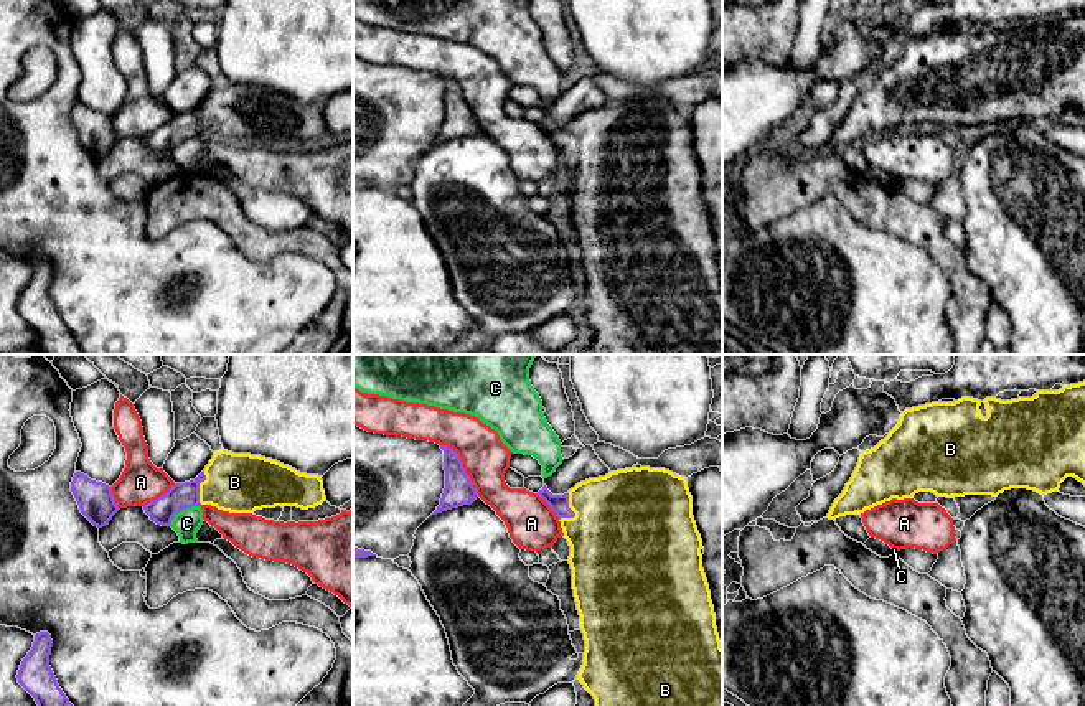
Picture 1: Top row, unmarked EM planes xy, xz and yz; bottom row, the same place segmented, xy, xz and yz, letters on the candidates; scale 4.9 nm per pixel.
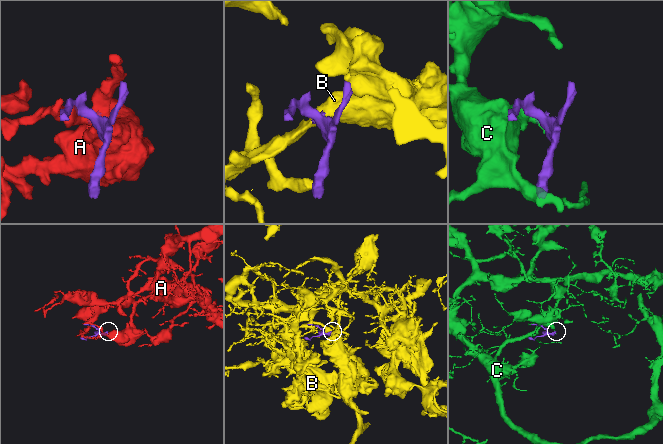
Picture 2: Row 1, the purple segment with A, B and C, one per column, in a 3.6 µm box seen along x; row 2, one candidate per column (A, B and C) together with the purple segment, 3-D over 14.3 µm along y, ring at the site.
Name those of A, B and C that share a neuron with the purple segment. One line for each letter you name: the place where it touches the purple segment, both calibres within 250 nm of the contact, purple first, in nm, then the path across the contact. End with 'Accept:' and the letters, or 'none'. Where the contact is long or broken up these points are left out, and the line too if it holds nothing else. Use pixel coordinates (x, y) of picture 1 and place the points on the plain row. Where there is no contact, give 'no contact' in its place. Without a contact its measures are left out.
B: contact xz (573, 142); calibres 100 and 480 nm; way xz (559, 134), (573, 142), (622, 155)
Accept: B

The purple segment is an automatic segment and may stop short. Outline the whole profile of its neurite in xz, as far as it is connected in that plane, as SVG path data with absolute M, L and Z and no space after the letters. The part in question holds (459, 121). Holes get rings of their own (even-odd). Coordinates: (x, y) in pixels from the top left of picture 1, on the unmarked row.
M440 76L440 79L444 81L445 119L440 135L432 145L472 135L478 127L477 119L465 104L460 86L449 76Z

